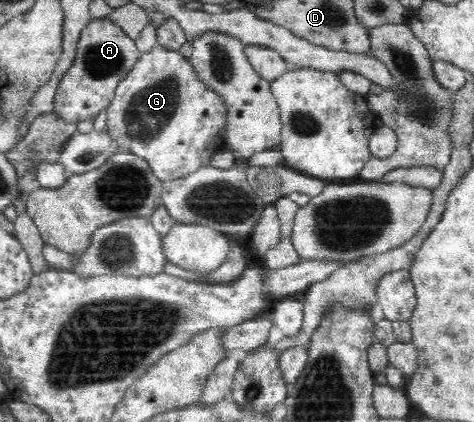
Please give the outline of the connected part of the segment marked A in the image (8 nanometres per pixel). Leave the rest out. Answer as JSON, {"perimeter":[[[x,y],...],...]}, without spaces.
{"perimeter":[[[106,18],[92,19],[79,35],[74,65],[62,77],[55,91],[53,112],[66,123],[94,119],[102,109],[107,109],[110,105],[117,85],[130,73],[141,55],[135,40],[115,23]]]}

